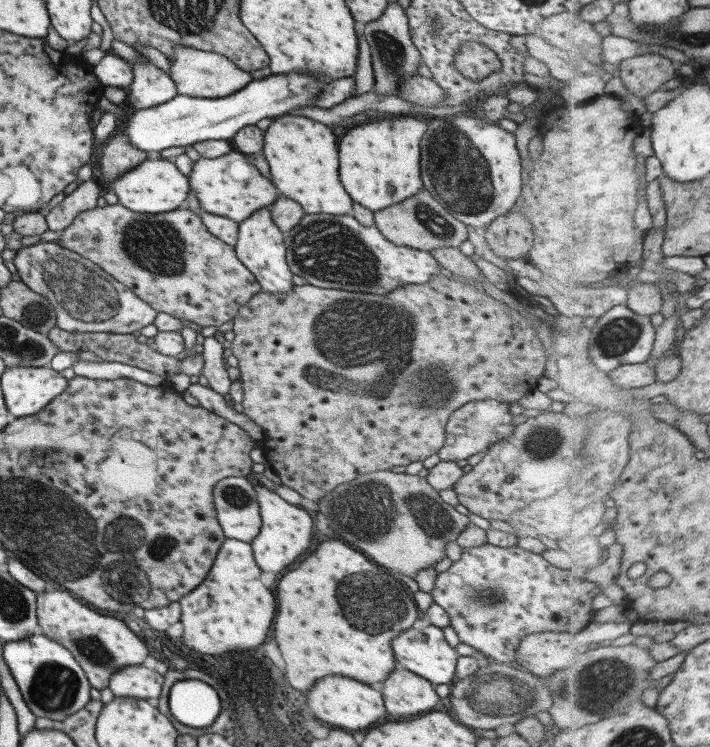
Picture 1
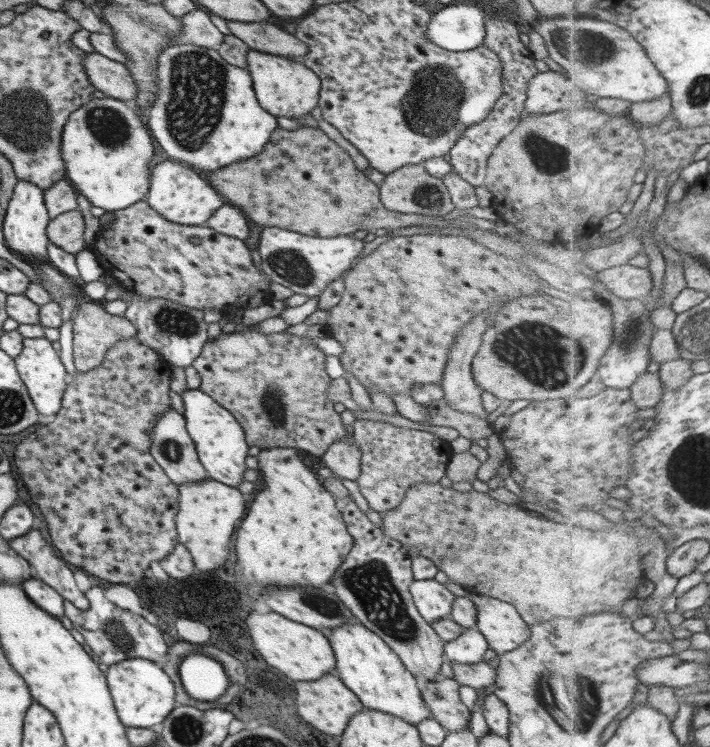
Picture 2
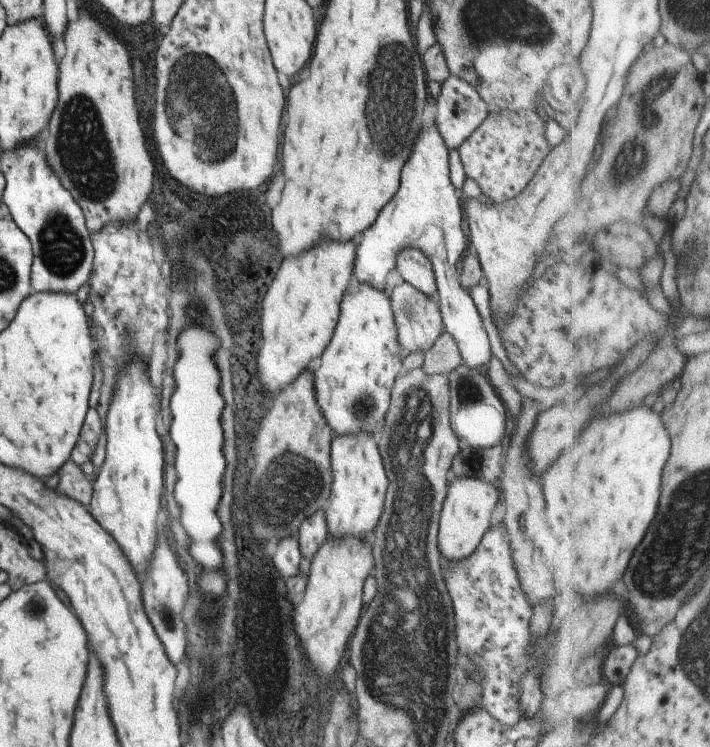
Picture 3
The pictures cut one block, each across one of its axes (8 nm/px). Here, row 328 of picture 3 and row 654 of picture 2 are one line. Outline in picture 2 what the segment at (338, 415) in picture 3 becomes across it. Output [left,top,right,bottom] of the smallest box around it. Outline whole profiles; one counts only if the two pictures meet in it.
[325,622,430,726]

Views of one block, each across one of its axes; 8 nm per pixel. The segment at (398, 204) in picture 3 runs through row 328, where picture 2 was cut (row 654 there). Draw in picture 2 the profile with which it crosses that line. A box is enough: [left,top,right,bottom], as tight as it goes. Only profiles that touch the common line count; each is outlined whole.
[443,628,488,664]

